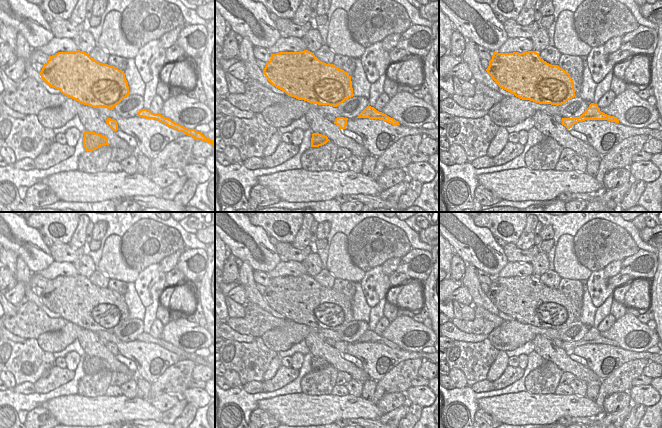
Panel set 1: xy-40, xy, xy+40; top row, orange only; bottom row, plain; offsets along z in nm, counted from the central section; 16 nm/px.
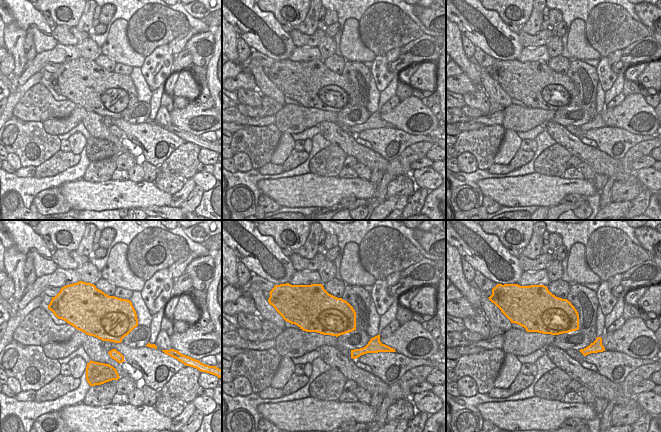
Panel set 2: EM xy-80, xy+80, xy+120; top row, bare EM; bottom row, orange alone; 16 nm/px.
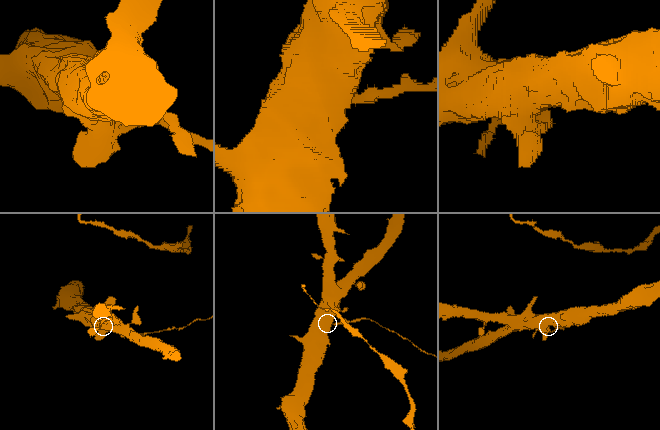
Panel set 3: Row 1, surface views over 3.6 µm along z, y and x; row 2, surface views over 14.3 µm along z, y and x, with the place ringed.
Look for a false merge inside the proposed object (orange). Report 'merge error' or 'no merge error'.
merge error

